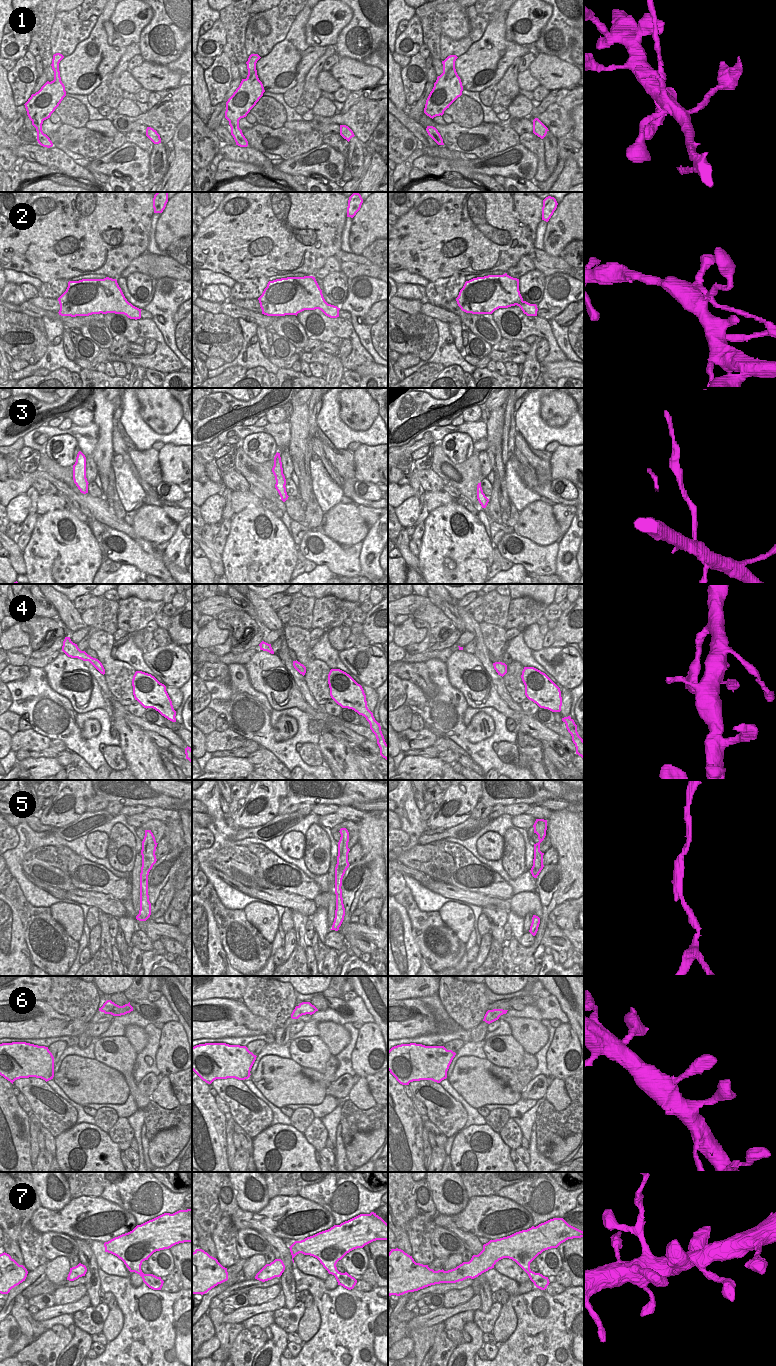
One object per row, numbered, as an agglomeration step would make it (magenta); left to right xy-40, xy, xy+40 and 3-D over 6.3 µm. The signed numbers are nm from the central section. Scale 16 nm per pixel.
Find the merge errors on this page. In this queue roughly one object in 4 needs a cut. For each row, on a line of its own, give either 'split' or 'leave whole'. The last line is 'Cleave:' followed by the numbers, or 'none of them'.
1: split
2: split
3: split
4: leave whole
5: leave whole
6: leave whole
7: leave whole
Cleave: 1, 2, 3

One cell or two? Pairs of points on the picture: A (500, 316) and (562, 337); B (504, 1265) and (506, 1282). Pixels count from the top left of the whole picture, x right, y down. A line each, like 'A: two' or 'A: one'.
A: two
B: two

